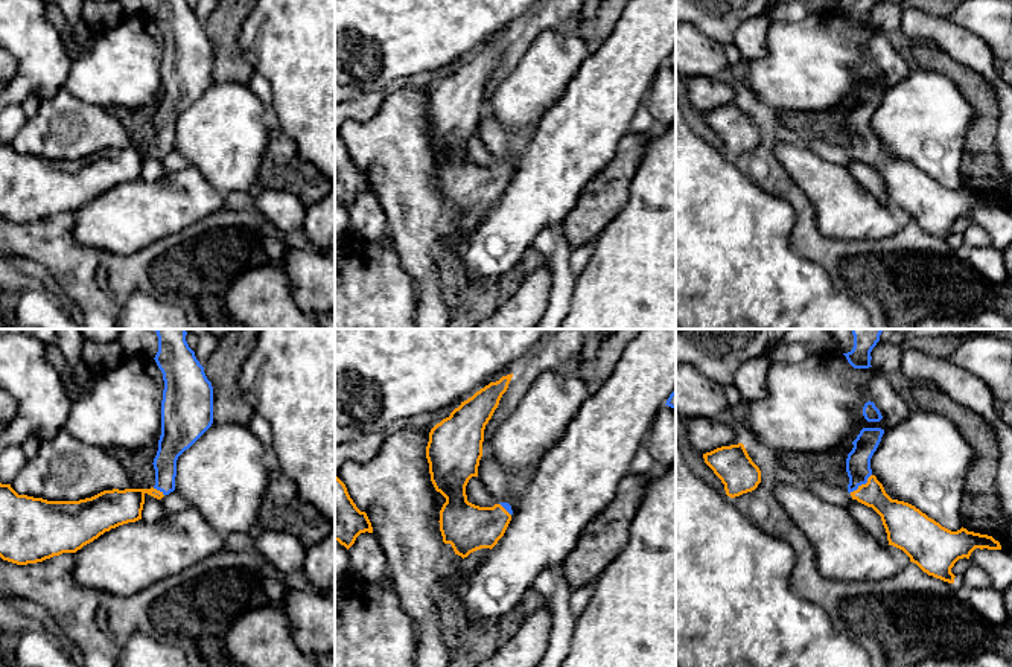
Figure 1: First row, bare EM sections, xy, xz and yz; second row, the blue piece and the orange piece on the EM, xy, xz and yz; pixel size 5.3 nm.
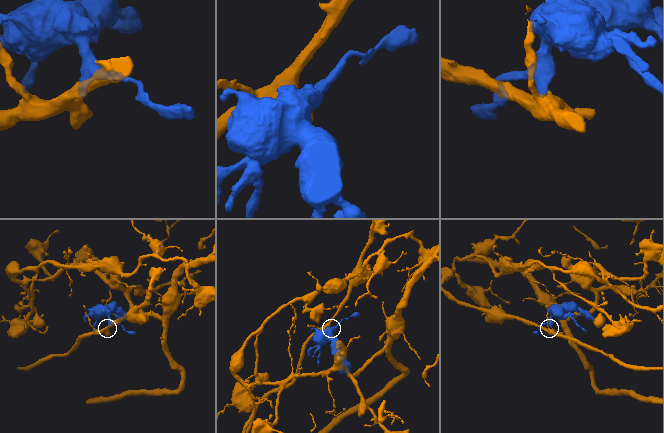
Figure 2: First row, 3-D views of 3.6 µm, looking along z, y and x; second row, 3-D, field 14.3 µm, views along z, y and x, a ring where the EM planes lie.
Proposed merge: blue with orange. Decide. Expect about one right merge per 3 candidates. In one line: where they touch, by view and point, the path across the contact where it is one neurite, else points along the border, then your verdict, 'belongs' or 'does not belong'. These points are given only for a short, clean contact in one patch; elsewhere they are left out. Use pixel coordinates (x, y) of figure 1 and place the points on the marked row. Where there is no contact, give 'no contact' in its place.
meets blue in yz at (862, 483); runs through yz (859, 469), (862, 483), (897, 515); belongs

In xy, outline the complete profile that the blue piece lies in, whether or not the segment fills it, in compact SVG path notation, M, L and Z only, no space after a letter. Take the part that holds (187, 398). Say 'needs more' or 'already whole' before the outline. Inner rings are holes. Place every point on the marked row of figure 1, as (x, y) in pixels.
needs more; M154 329L158 337L155 362L163 373L161 436L154 458L155 486L151 489L113 489L79 501L47 501L18 495L0 483L0 557L27 565L62 553L76 553L105 531L142 519L145 495L161 499L175 490L177 460L213 423L213 387L204 367L186 341L186 329Z

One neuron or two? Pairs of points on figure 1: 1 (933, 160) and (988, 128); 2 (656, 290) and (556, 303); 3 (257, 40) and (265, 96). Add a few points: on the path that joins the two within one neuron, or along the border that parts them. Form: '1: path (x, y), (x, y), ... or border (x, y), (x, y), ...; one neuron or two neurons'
1: border (973, 107), (973, 122), (962, 154), (961, 177); two neurons
2: border (576, 277), (568, 312); two neurons
3: border (256, 72), (270, 84), (271, 105); two neurons

